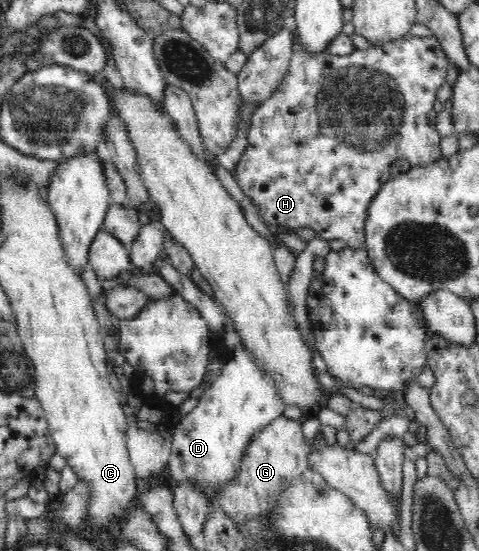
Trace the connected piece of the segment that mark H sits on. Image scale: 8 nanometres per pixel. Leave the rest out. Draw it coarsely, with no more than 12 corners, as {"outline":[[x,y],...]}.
{"outline":[[433,36],[310,55],[257,107],[234,179],[265,223],[366,247],[429,166]]}

